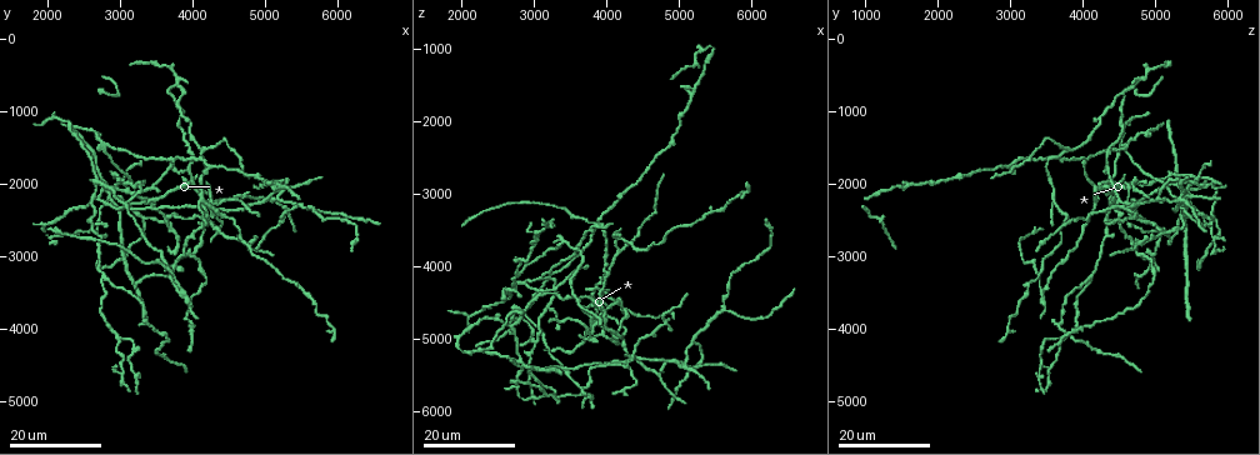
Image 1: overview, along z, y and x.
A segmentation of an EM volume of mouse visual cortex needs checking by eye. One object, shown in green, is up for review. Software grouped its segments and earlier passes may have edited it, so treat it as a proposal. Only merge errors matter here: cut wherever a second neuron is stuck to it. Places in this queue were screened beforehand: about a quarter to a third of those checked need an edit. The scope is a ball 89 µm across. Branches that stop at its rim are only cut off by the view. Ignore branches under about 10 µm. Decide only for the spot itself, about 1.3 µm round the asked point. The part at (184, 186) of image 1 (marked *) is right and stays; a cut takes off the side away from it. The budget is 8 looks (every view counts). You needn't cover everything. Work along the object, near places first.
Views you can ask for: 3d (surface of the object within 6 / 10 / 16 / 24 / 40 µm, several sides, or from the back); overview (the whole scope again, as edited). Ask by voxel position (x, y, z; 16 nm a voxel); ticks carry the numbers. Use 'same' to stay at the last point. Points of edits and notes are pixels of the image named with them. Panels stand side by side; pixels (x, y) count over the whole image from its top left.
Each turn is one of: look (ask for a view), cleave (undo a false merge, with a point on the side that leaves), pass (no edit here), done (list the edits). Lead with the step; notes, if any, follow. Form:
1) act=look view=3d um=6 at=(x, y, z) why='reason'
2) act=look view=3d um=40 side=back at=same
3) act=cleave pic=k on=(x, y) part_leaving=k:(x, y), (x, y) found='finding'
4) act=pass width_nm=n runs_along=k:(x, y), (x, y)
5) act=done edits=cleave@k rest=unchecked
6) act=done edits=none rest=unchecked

act=look view=3d um=16 at=(2700, 2200, 4800) why='arms part here'

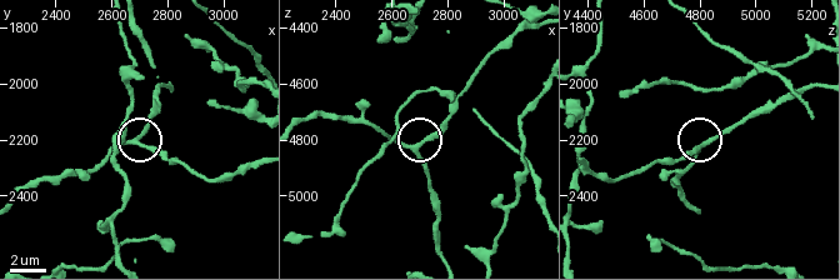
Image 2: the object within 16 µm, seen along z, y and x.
act=look view=3d um=6 at=(2690, 2200, 4830) why='closer look'

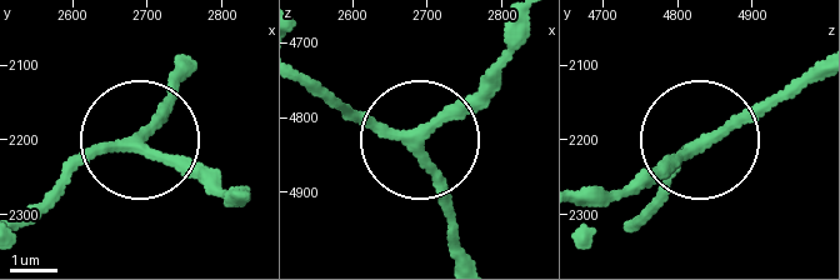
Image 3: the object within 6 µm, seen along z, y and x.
act=pass arms=3 found='one neuron here'

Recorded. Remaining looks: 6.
act=look view=3d um=16 at=(2750, 2700, 4300) why='calibre changes'

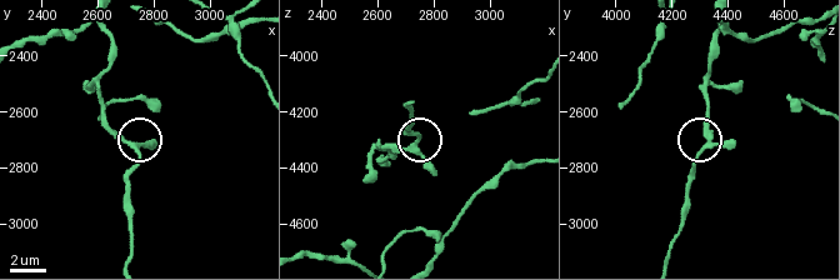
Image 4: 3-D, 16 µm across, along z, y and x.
act=look view=3d um=6 at=(2710, 2720, 4340)

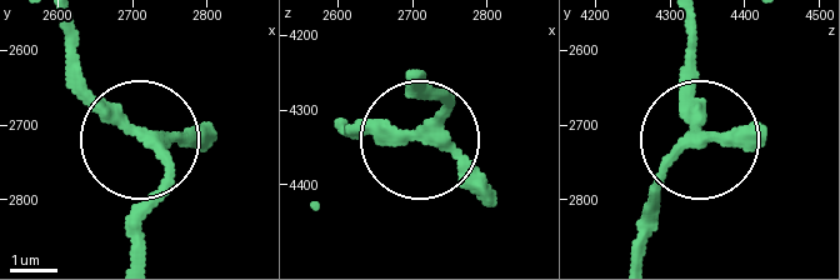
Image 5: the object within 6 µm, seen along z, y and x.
act=pass width_nm=260 runs_along=5:(689, 23), (693, 139), (661, 179), (634, 258) found='one neuron here'

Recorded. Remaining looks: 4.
act=look view=3d um=24 at=(2800, 3300, 4100) why='three arms meet'

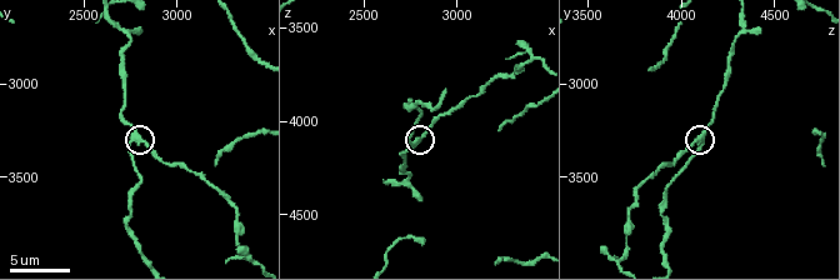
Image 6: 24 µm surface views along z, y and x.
act=look view=3d um=10 at=(2780, 3300, 4120)

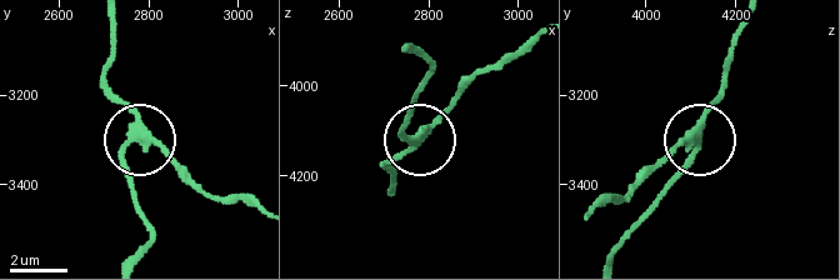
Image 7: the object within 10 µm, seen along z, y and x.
act=pass runs_along=7:(113, 25), (105, 83), (136, 133), (126, 154), (134, 209) found='one neuron here'

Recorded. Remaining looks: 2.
act=look view=3d um=24 at=(3000, 4150, 3700) why='arms part here'

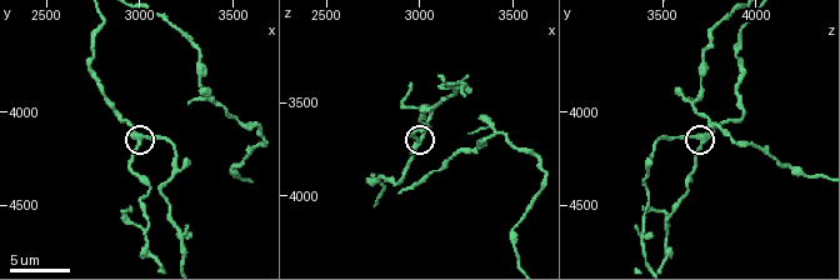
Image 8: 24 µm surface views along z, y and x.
act=look view=3d um=6 at=(3000, 4160, 3720)

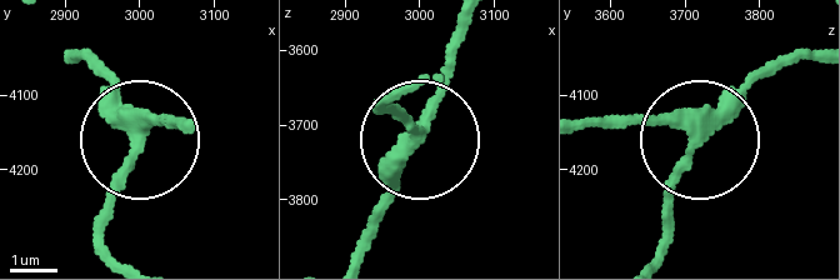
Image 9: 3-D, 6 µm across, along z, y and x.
act=pass width_nm=260 runs_along=9:(818, 59), (770, 71), (698, 143), (666, 234) found='all the same neuron'

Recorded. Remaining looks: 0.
act=done edits=none rest=unchecked

